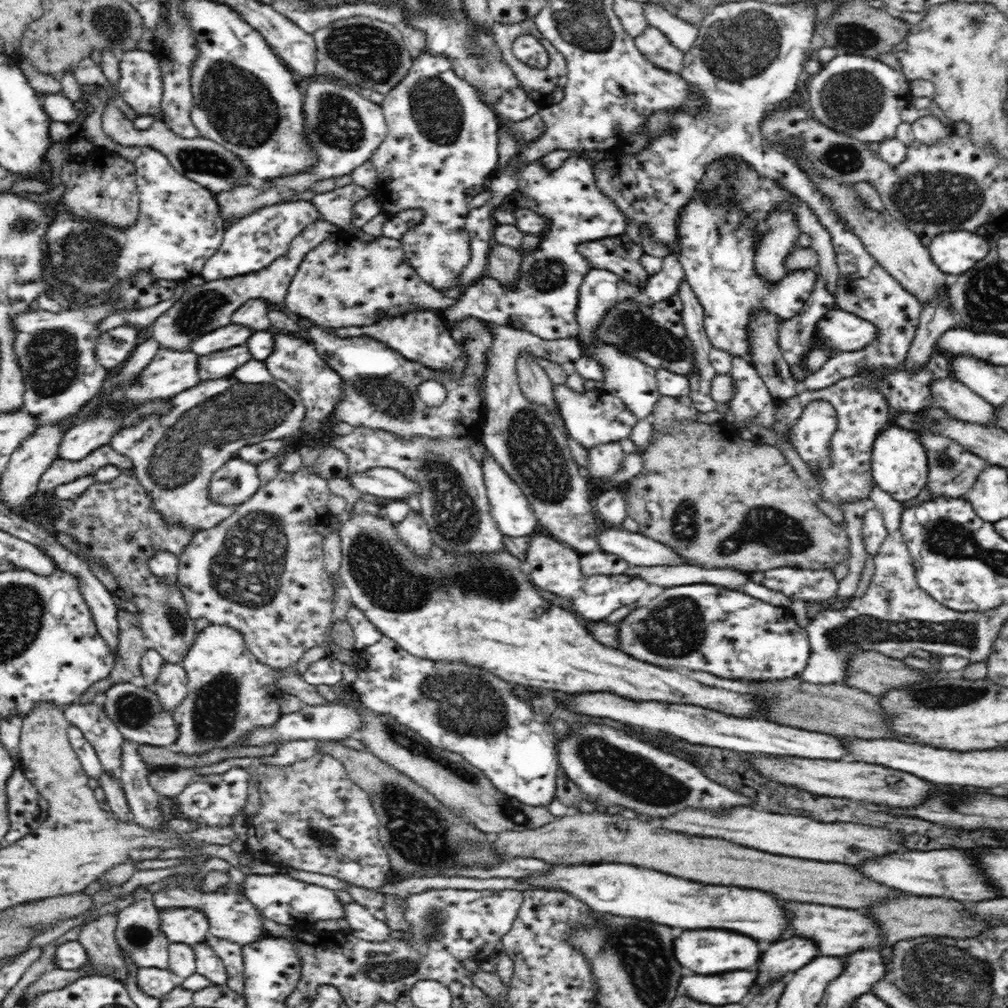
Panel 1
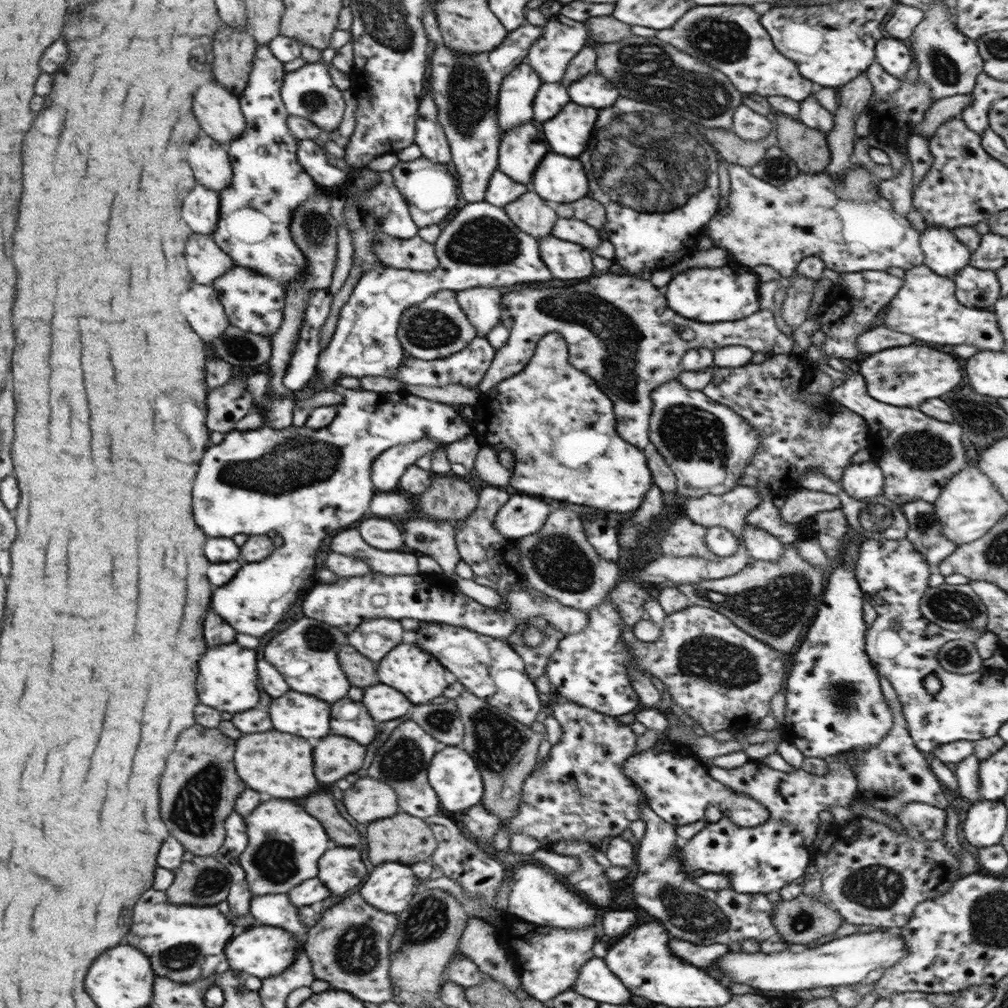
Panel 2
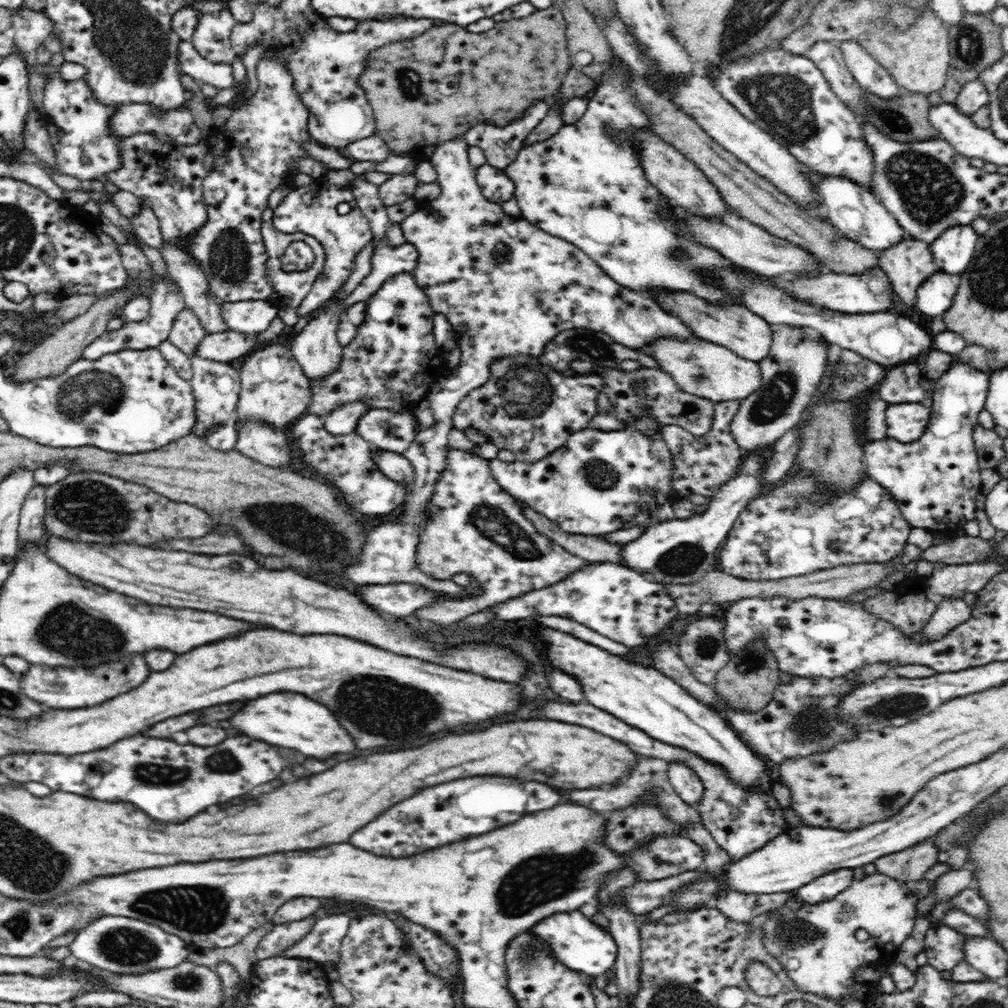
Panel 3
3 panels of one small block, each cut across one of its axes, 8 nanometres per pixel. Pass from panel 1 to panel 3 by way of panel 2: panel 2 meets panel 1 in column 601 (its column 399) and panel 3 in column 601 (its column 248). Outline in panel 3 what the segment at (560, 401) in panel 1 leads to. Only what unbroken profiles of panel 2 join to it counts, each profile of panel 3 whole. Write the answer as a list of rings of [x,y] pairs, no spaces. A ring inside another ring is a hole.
[[[633,426],[610,432],[588,427],[572,433],[560,448],[535,463],[508,462],[496,457],[489,460],[489,468],[505,492],[570,534],[607,535],[616,530],[632,528],[636,522],[650,527],[675,518],[673,503],[679,497],[672,484],[674,465],[670,451],[661,434],[646,436]],[[589,563],[580,574],[566,576],[556,584],[527,592],[526,595],[495,604],[494,612],[500,620],[516,620],[516,616],[558,616],[570,618],[600,635],[631,648],[651,643],[650,636],[662,636],[679,610],[666,589],[647,576],[622,565]]]

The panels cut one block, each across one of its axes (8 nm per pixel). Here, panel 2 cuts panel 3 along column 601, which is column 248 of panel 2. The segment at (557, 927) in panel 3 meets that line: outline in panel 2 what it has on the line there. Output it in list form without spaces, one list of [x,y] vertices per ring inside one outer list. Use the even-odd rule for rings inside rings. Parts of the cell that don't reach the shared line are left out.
[[[253,924],[245,927],[239,936],[233,936],[225,952],[229,962],[228,968],[231,971],[237,970],[244,977],[254,976],[261,980],[269,976],[276,976],[291,966],[295,959],[295,949],[297,949],[297,942],[289,932],[274,926]]]

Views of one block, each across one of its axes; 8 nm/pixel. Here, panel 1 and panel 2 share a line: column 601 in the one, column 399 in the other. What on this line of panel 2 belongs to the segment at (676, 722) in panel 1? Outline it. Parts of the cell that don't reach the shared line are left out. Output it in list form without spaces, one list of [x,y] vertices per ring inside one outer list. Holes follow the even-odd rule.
[[[375,684],[365,688],[361,704],[367,708],[369,716],[379,722],[387,722],[403,716],[409,706],[405,696],[401,696],[397,690],[385,684]]]

